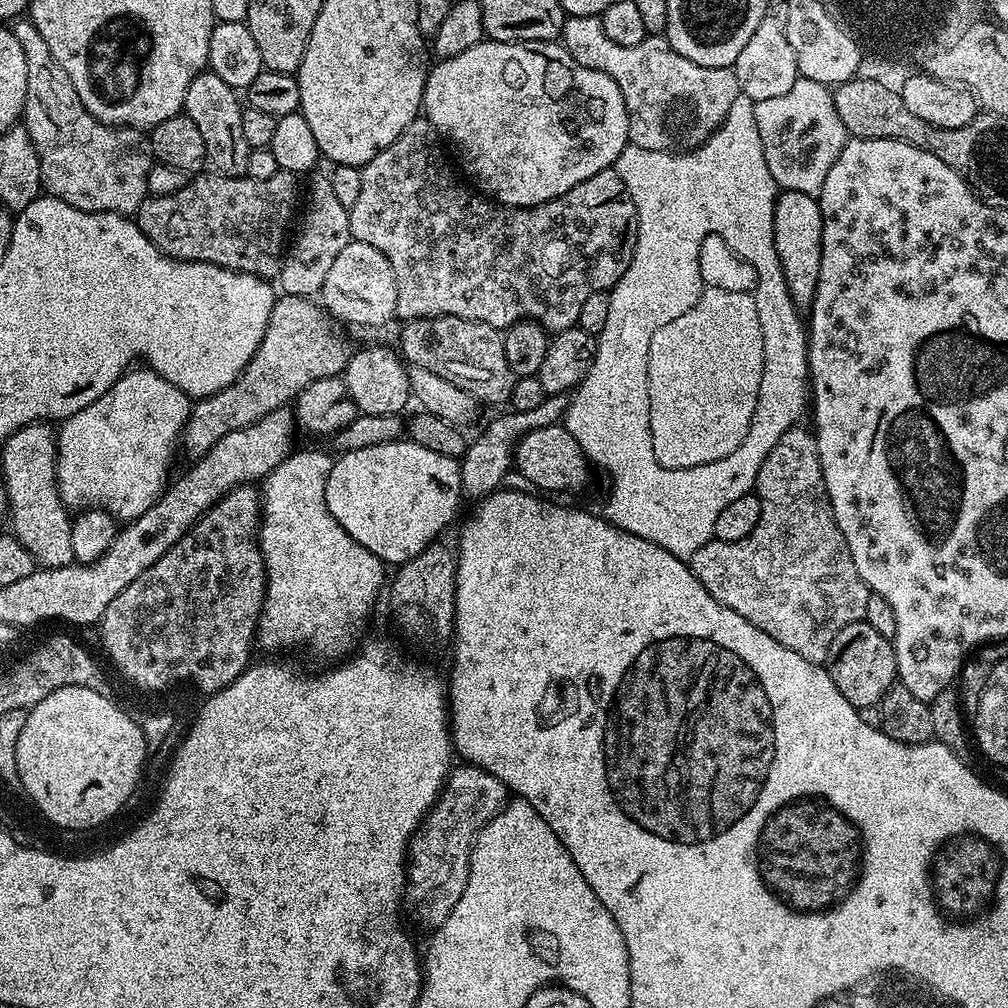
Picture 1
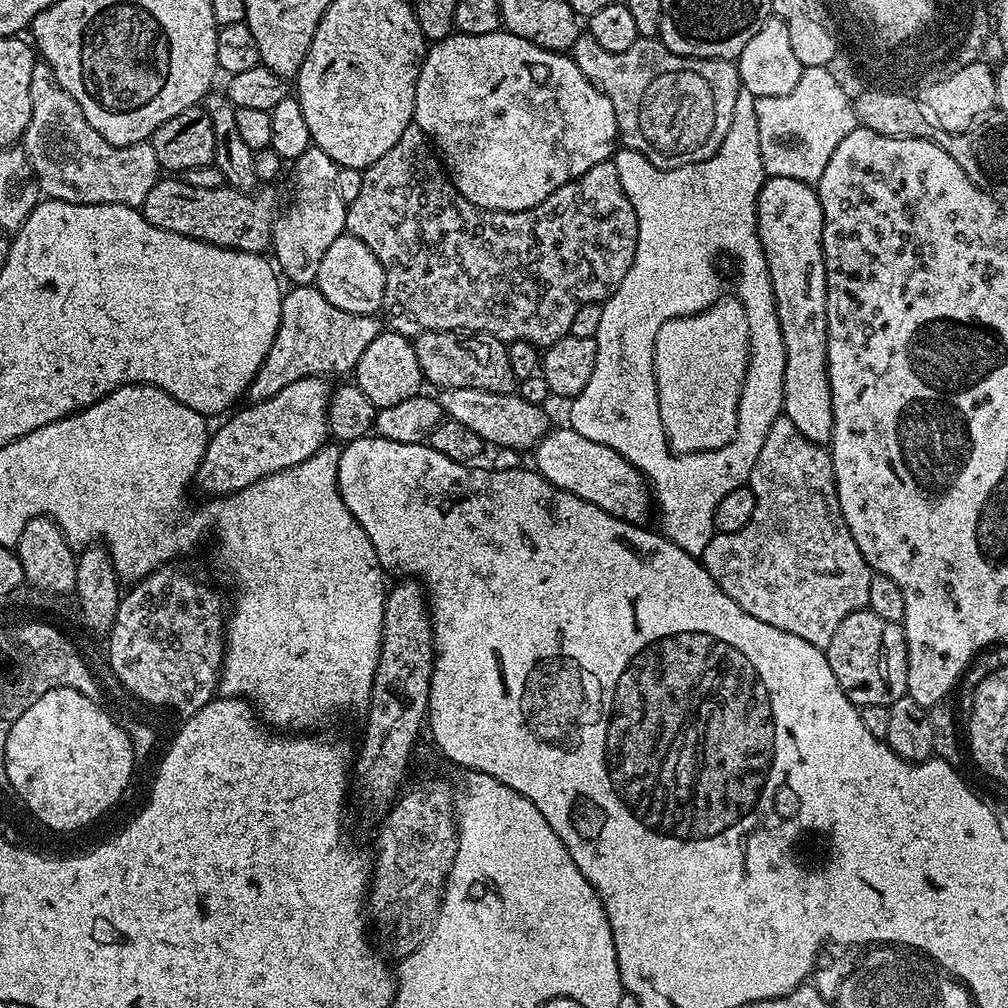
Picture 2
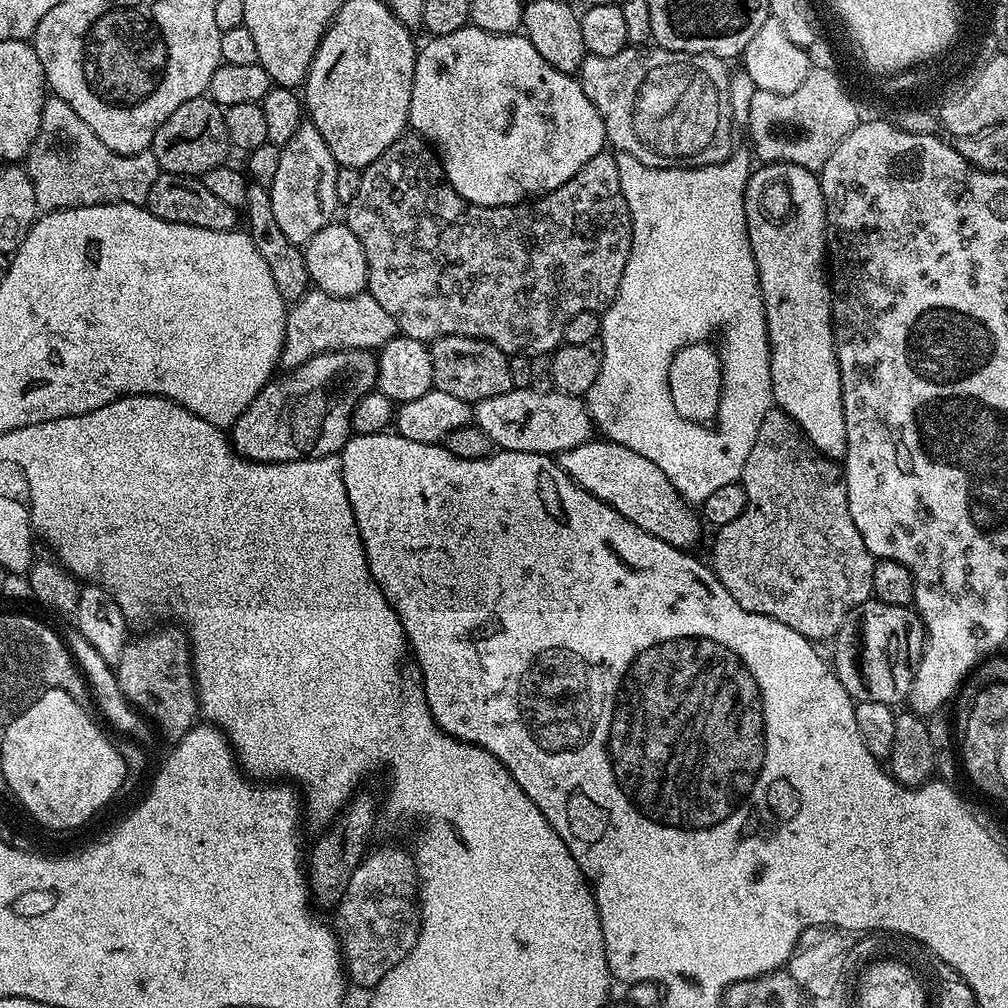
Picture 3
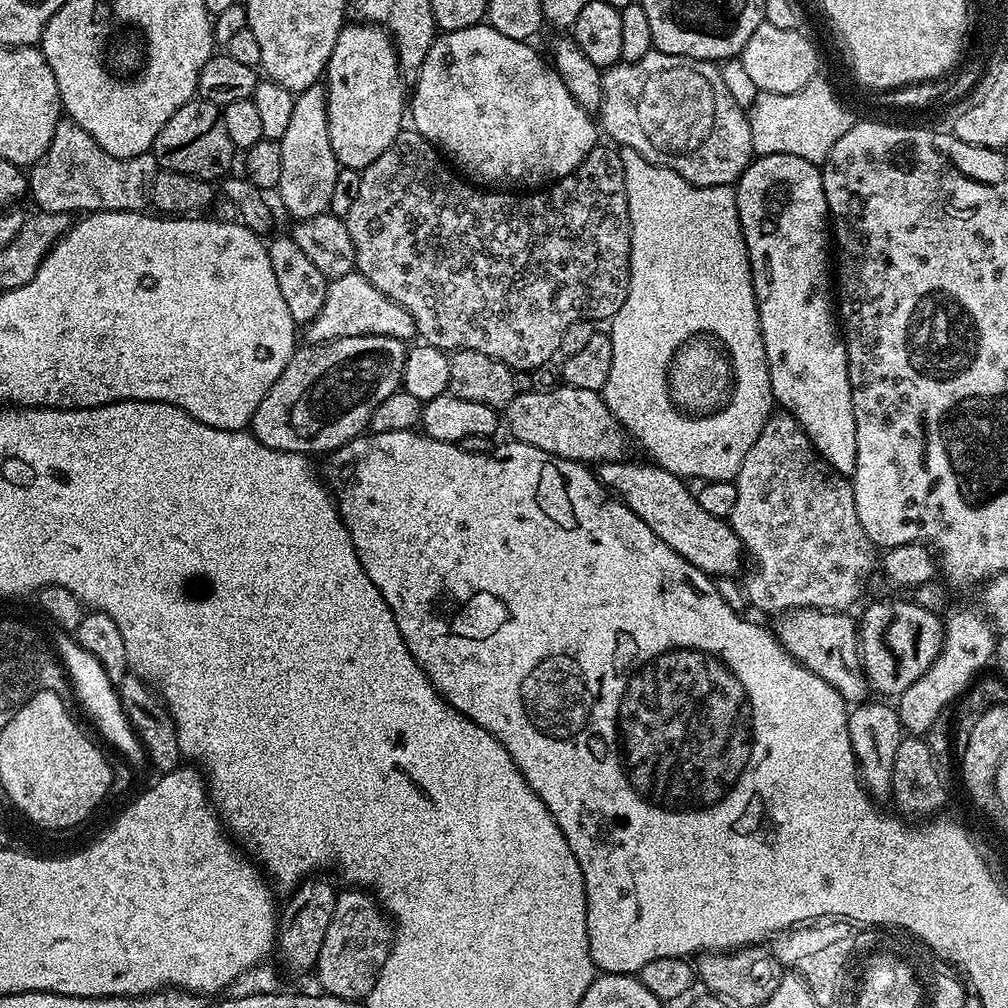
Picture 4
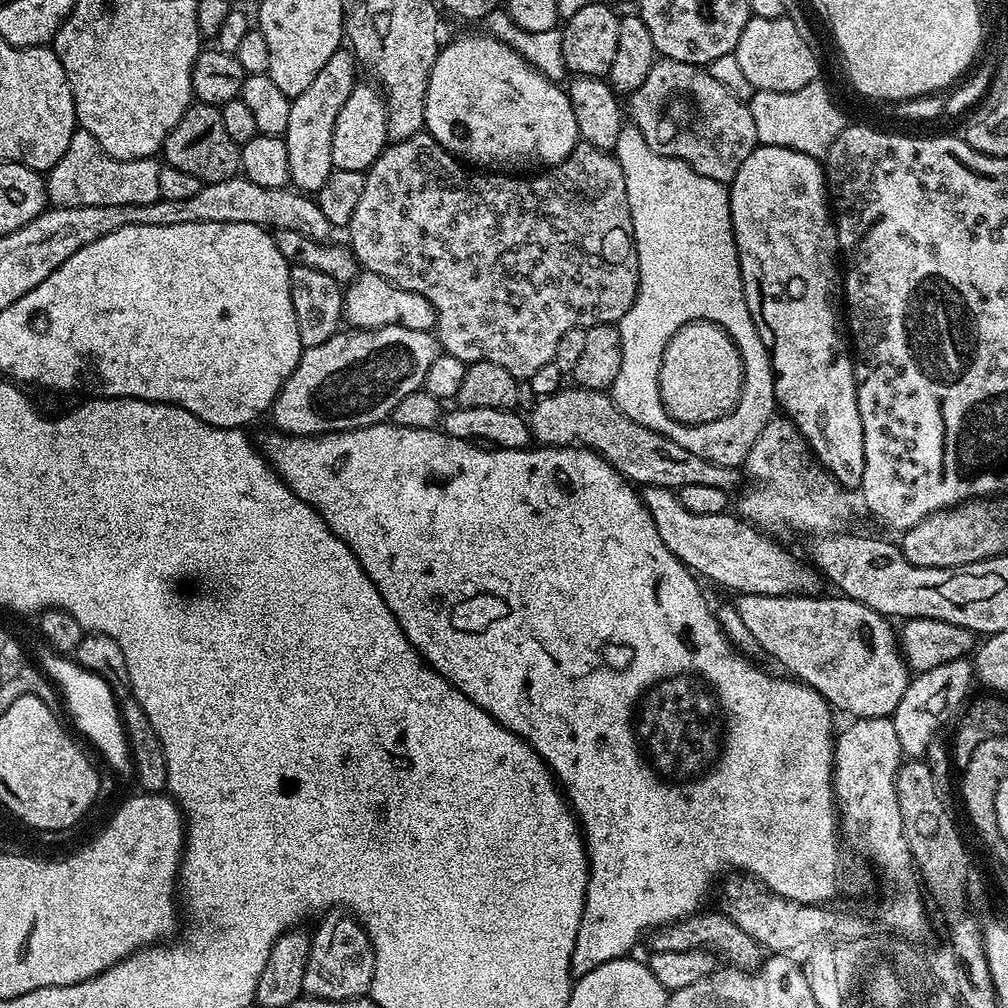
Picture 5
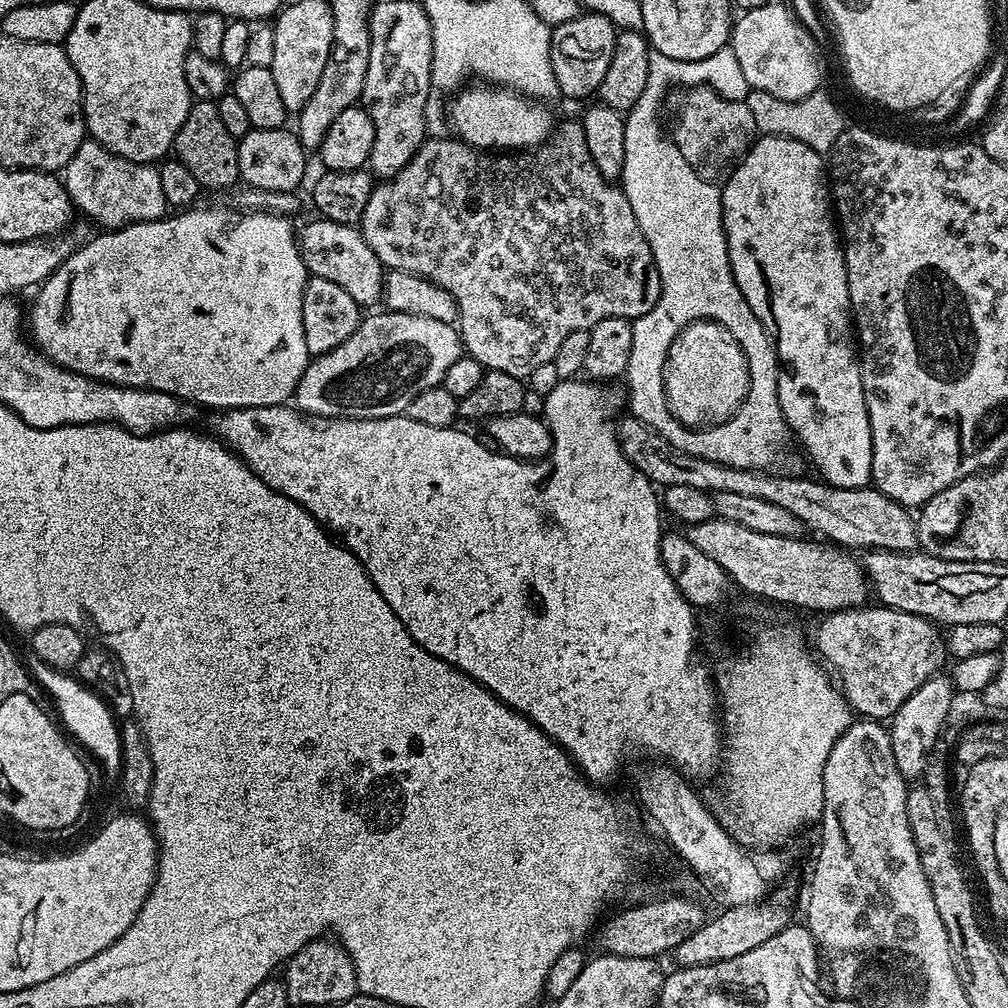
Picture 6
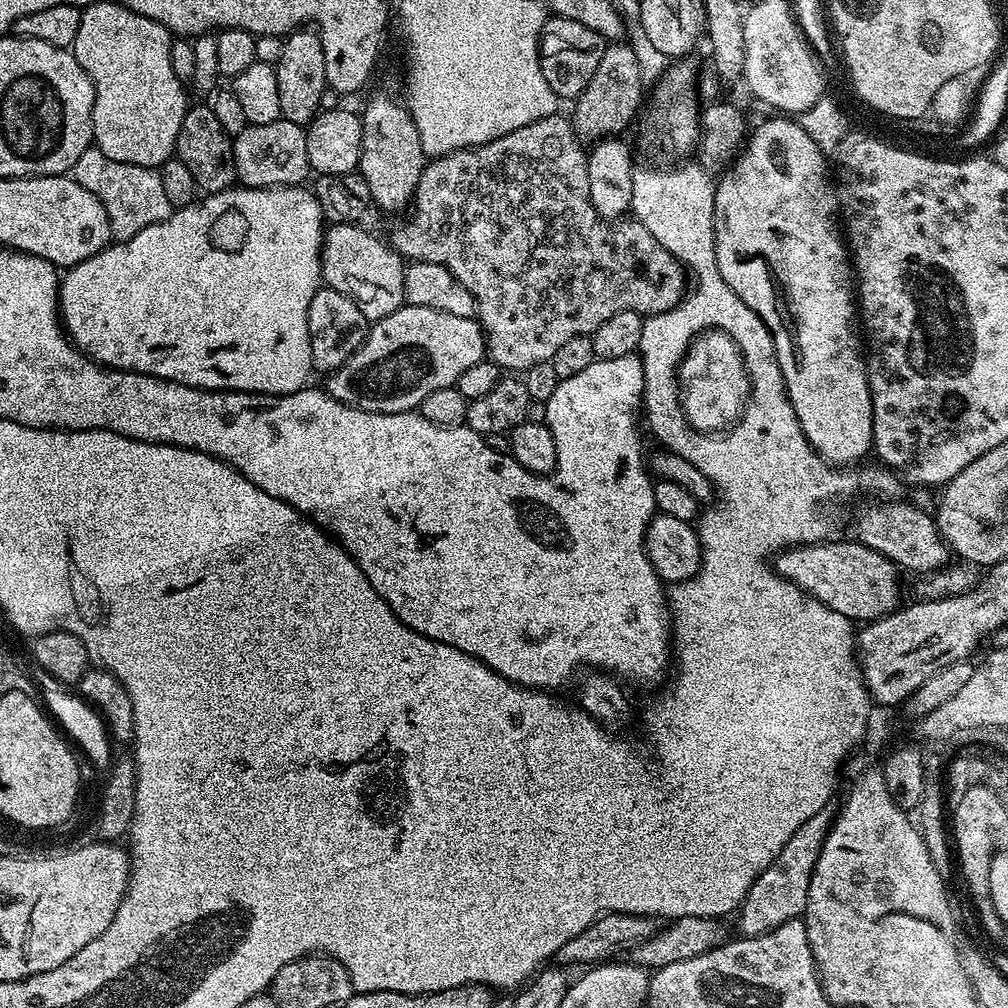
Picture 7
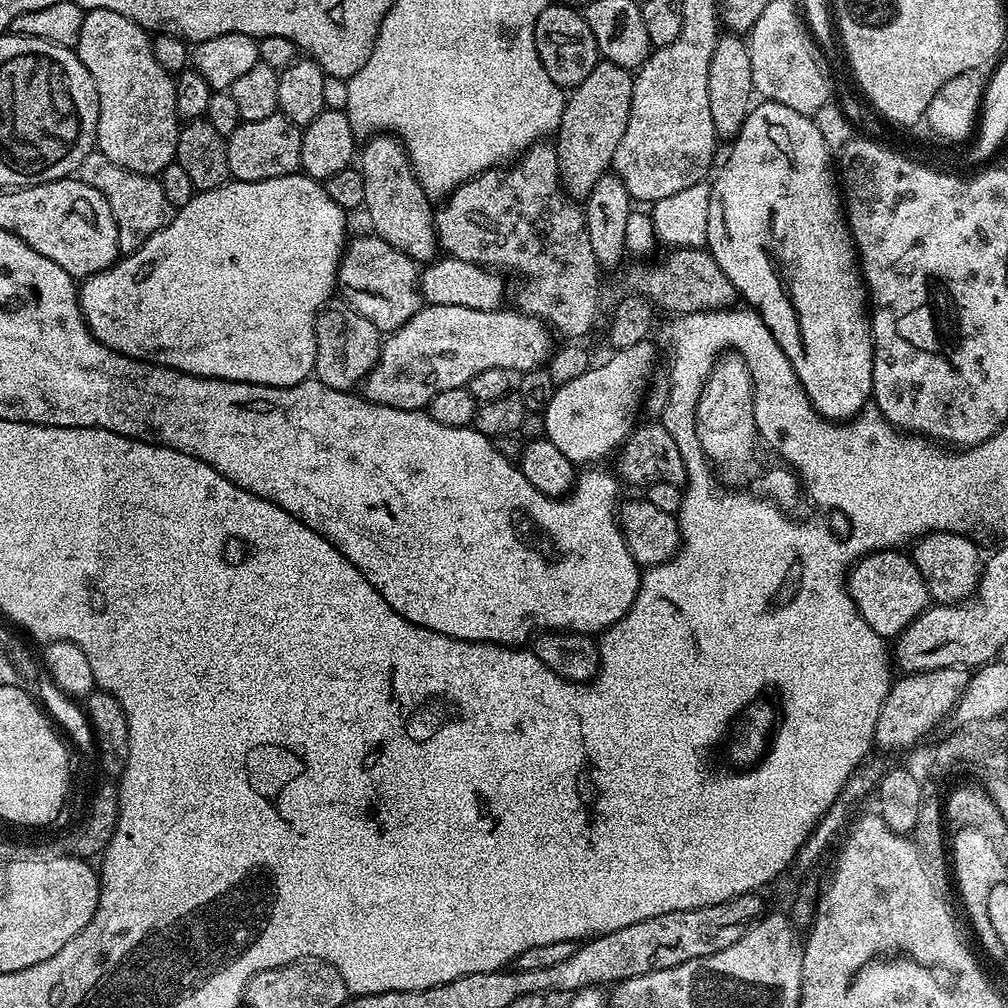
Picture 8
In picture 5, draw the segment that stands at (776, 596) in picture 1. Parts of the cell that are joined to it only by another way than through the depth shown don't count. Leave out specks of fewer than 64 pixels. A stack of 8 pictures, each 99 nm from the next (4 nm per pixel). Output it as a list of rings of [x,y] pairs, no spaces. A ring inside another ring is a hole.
[[[783,414],[772,416],[762,426],[762,434],[748,451],[746,472],[747,468],[756,485],[741,498],[739,515],[773,538],[784,538],[791,528],[805,528],[808,534],[836,534],[852,516],[849,493],[822,467],[798,426]]]

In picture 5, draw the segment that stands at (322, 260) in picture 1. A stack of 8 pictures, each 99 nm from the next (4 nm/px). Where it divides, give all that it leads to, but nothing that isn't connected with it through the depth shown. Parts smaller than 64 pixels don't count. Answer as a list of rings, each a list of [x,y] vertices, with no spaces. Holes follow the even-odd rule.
[[[341,46],[337,52],[330,54],[330,62],[322,66],[318,78],[310,82],[302,94],[291,97],[290,118],[292,124],[286,126],[283,142],[286,146],[286,158],[290,158],[290,184],[293,189],[305,194],[315,194],[326,182],[332,167],[332,139],[334,122],[338,122],[338,110],[346,106],[346,98],[356,89],[358,61],[347,47]]]

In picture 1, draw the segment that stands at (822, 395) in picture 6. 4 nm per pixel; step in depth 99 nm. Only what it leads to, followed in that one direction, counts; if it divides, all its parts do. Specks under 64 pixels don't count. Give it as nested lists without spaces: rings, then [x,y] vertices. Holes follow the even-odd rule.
[[[781,191],[774,206],[774,246],[778,252],[778,262],[782,274],[786,276],[786,286],[796,307],[811,309],[814,290],[818,286],[818,266],[820,265],[820,243],[822,242],[822,214],[817,197],[801,192]]]

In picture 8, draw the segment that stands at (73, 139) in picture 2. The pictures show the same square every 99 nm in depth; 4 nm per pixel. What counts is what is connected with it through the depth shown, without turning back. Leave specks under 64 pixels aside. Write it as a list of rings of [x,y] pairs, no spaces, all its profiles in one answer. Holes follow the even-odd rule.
[[[93,150],[82,158],[78,179],[94,186],[110,202],[114,222],[118,226],[118,246],[121,253],[136,252],[158,230],[162,230],[176,217],[176,207],[166,198],[156,176],[143,176],[134,170],[114,166],[100,151]]]

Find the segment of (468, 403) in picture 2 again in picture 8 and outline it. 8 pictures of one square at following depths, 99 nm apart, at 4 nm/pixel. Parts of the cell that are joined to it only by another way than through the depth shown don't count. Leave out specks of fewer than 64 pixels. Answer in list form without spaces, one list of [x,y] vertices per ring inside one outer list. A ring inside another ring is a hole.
[[[925,532],[911,545],[910,555],[922,578],[928,587],[928,595],[937,604],[959,604],[961,600],[967,600],[975,593],[980,583],[982,571],[982,556],[980,560],[980,548],[972,541],[971,535],[963,532]]]

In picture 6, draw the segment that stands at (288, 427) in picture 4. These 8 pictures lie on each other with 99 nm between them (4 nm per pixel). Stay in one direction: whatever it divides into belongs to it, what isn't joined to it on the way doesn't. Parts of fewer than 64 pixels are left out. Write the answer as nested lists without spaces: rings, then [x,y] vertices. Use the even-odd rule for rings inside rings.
[[[387,310],[379,311],[374,313],[373,316],[365,315],[361,319],[358,330],[354,330],[354,334],[350,334],[350,338],[346,338],[346,342],[342,342],[342,346],[338,346],[321,356],[309,359],[306,370],[296,387],[295,407],[306,413],[307,416],[341,416],[342,418],[354,418],[355,420],[377,420],[378,418],[399,416],[407,413],[410,402],[414,402],[414,398],[418,398],[418,394],[422,394],[422,390],[430,390],[431,388],[438,388],[443,385],[446,370],[450,370],[450,366],[454,366],[454,362],[458,362],[458,358],[462,355],[459,331],[453,325],[446,322],[438,322],[435,318],[426,318],[418,314],[389,312]]]

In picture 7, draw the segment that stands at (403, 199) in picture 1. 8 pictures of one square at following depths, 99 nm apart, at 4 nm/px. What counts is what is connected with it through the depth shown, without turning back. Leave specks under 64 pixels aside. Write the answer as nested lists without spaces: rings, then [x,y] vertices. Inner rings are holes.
[[[567,115],[538,118],[538,122],[530,122],[510,134],[491,140],[489,144],[480,144],[477,148],[460,148],[457,152],[429,159],[422,170],[422,178],[418,178],[416,194],[412,197],[407,216],[408,220],[400,220],[393,226],[391,248],[408,262],[421,260],[446,266],[446,270],[450,270],[450,274],[454,274],[454,278],[458,278],[458,282],[470,290],[476,303],[475,319],[480,321],[480,326],[484,329],[487,359],[493,360],[500,369],[512,374],[523,374],[530,366],[551,360],[554,353],[565,344],[566,338],[591,336],[598,330],[598,326],[602,326],[602,322],[606,322],[606,318],[622,314],[622,310],[634,310],[645,318],[657,316],[678,306],[686,295],[685,265],[673,258],[662,246],[662,242],[658,242],[658,238],[654,238],[646,226],[642,226],[640,220],[601,220],[598,210],[594,210],[594,202],[590,200],[588,154],[580,137],[572,129],[572,121]]]

